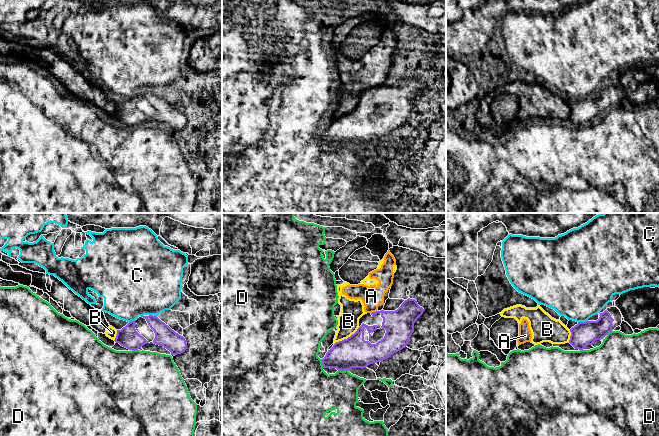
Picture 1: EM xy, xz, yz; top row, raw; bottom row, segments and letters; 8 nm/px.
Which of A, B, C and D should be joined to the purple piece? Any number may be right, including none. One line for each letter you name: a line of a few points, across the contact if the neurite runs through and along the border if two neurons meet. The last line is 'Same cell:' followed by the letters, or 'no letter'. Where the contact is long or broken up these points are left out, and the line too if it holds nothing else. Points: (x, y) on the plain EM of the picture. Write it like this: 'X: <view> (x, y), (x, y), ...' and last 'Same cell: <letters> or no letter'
Same cell: no letter

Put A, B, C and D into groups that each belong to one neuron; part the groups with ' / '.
A B / C / D

